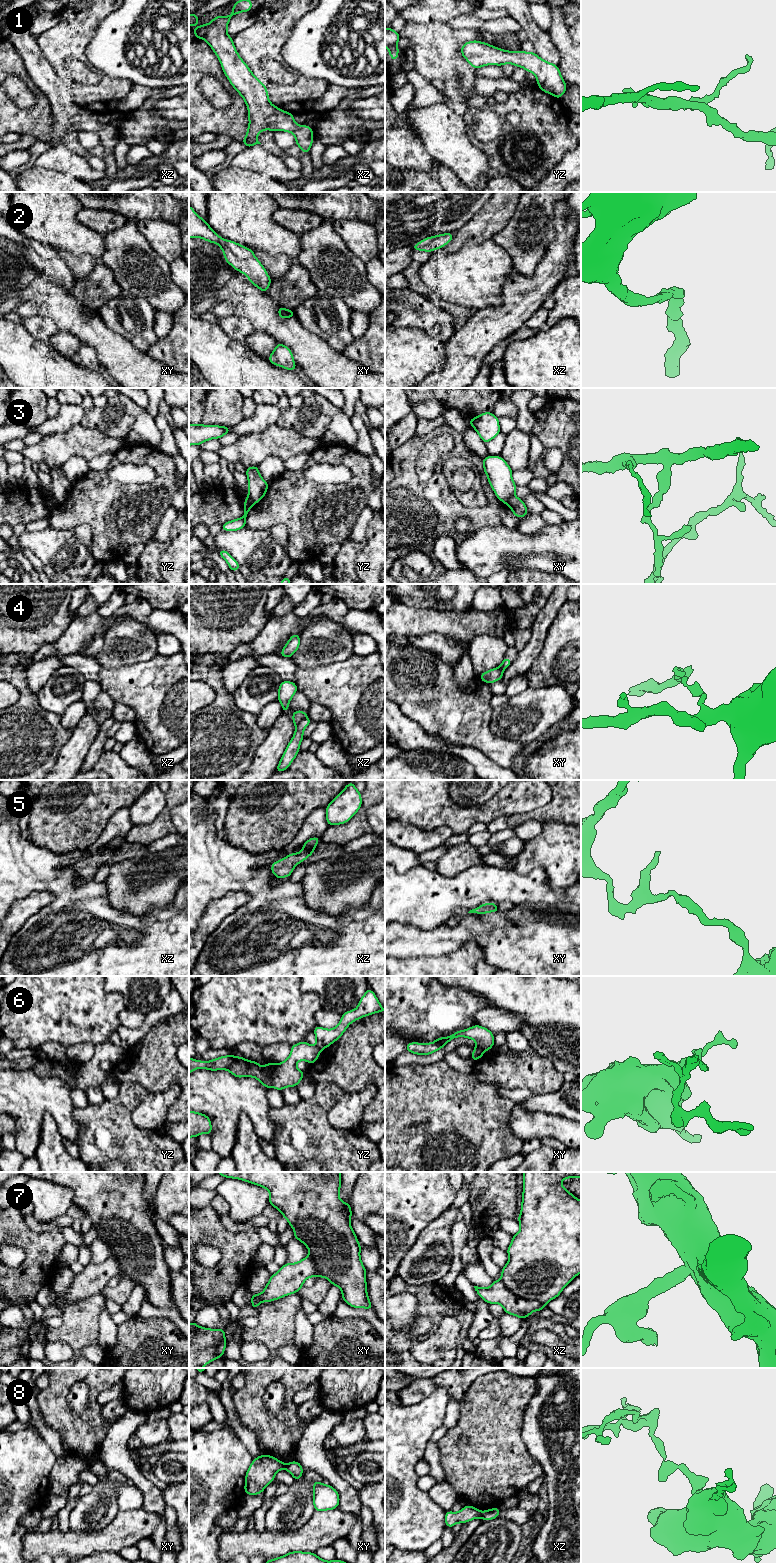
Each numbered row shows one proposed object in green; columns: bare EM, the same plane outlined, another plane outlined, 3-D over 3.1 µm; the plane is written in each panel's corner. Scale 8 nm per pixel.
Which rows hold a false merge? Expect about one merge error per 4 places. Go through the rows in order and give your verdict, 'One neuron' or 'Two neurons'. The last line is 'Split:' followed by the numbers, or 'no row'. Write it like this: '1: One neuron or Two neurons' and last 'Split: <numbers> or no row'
1: One neuron
2: One neuron
3: Two neurons
4: Two neurons
5: One neuron
6: Two neurons
7: Two neurons
8: Two neurons
Split: 3, 4, 6, 7, 8

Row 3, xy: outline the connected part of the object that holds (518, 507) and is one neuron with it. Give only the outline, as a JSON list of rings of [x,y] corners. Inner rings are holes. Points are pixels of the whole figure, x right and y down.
[[[514,496],[507,505],[511,508],[514,516],[518,518],[525,517],[529,512],[525,505],[525,503],[522,501],[522,499]]]

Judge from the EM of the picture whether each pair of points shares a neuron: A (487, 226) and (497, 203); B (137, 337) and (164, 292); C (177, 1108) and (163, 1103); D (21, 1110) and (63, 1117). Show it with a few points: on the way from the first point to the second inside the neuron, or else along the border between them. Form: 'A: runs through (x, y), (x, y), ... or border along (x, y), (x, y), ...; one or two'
A: runs through (490, 220), (497, 212), (497, 209); one
B: border along (134, 296), (144, 298), (157, 310); two
C: border along (178, 1095), (169, 1107), (165, 1124); two
D: runs through (31, 1108), (53, 1108); one

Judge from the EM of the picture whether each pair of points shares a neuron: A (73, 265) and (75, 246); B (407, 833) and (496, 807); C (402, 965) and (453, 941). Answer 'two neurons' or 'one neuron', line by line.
A: two neurons
B: two neurons
C: two neurons

